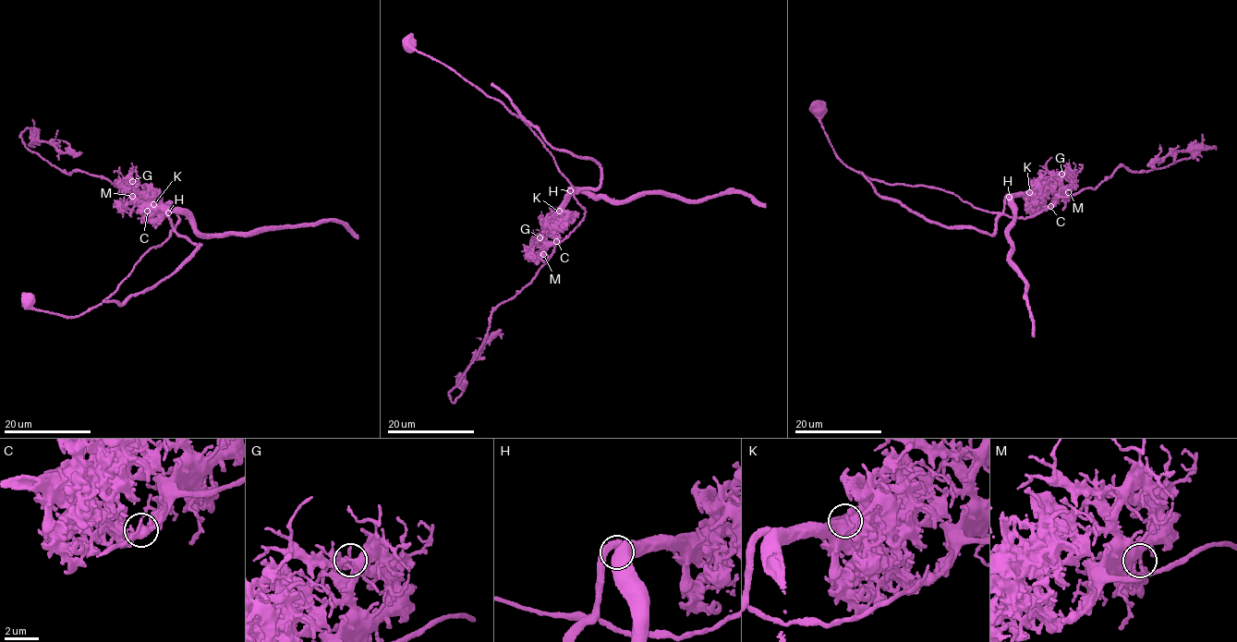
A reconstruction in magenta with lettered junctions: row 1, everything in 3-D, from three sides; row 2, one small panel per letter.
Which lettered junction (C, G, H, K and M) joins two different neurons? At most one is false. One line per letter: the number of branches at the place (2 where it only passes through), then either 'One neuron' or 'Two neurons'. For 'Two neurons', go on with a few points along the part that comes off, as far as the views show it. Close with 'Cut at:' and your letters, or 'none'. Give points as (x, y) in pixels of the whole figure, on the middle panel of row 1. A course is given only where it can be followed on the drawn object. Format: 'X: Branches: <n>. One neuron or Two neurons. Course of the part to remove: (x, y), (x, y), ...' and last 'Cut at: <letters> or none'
C: Branches: 2. Two neurons. Course of the part to remove: (557, 241), (576, 227), (585, 209), (544, 143), (516, 115), (415, 49), (407, 36)
G: Branches: 3. One neuron
H: Branches: 2. One neuron
K: Branches: 1. One neuron
M: Branches: 3. One neuron
Cut at: C

